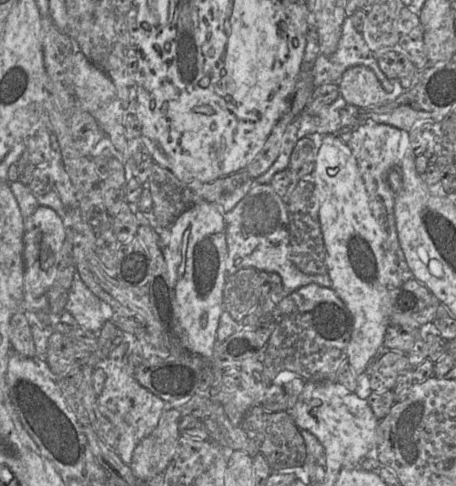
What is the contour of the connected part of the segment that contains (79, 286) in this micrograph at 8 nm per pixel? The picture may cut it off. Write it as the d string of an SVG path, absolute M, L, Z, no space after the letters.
M75 272L64 311L69 312L78 325L91 332L98 332L108 321L108 304L101 302Z

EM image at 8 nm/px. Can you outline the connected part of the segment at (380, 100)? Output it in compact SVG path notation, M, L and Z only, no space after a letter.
M364 65L349 67L342 74L338 89L340 96L350 105L359 109L378 107L395 100L403 89L398 80L390 80L395 90L385 92L375 73Z

